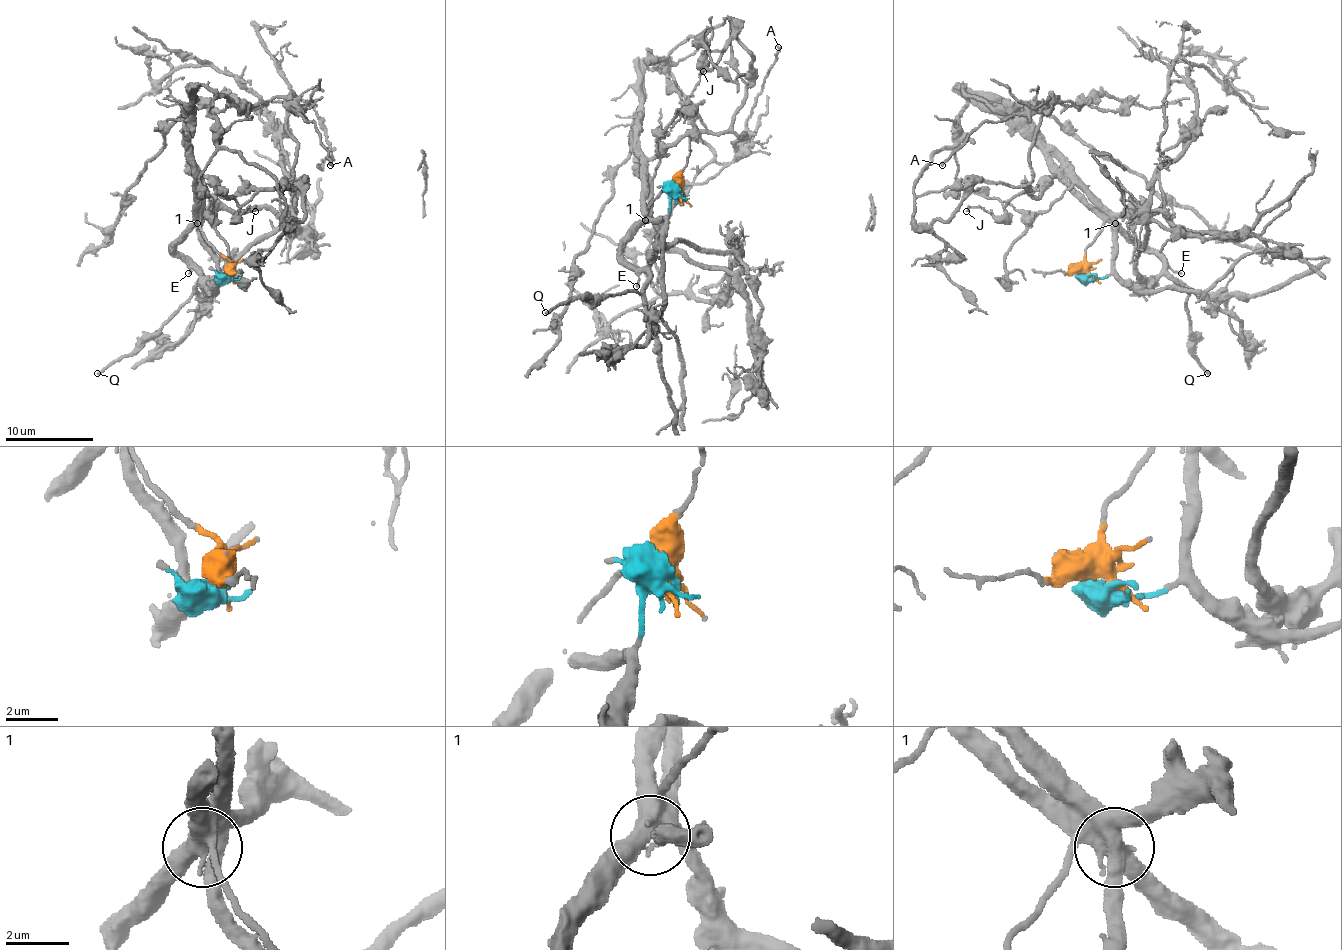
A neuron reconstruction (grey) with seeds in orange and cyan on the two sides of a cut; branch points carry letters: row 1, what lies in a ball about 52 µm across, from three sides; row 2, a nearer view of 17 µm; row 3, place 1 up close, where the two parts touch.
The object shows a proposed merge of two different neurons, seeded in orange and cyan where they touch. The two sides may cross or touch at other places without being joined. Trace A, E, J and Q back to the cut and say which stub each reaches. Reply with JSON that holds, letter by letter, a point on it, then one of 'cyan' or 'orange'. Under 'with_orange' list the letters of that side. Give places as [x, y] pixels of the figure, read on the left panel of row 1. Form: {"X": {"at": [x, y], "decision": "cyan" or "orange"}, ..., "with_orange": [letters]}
{"A": {"at": [330, 165], "decision": "orange"}, "E": {"at": [188, 273], "decision": "orange"}, "J": {"at": [255, 211], "decision": "orange"}, "Q": {"at": [97, 373], "decision": "orange"}, "with_orange": ["A", "E", "J", "Q"]}

